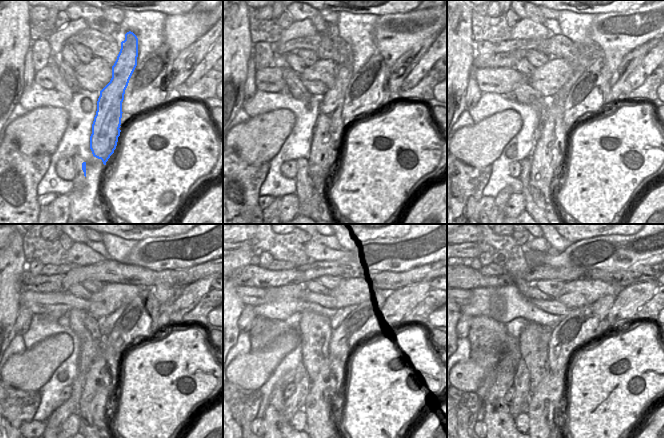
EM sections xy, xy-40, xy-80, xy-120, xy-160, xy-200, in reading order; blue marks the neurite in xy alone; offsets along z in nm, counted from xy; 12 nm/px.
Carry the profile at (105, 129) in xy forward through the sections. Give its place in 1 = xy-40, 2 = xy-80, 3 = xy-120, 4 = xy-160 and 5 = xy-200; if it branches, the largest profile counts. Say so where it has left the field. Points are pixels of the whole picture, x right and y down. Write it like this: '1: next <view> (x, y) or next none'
1: next xy-40 (330, 127)
2: next xy-80 (549, 152)
3: next xy-120 (101, 380)
4: next xy-160 (318, 403)
5: next xy-200 (543, 403)

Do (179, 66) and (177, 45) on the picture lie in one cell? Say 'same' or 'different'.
different

